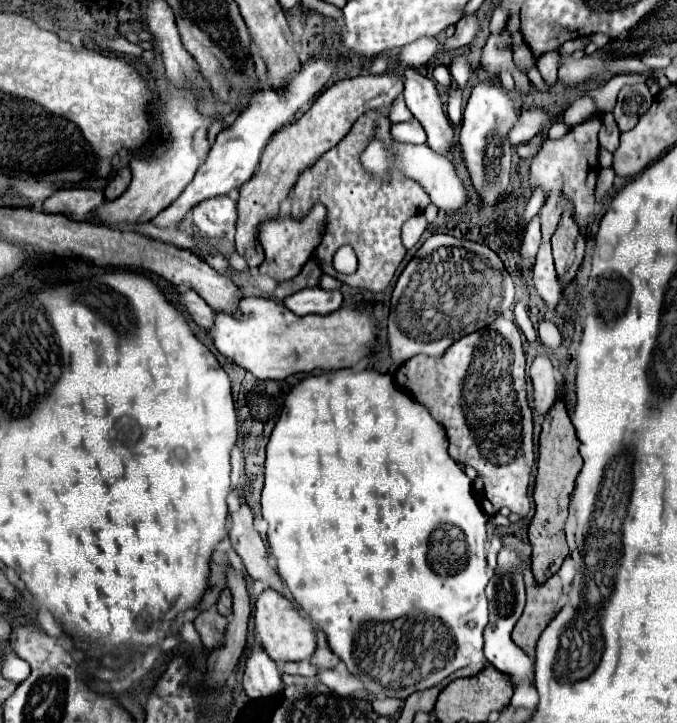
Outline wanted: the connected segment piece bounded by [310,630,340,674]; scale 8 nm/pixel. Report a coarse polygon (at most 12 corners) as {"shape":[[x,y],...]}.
{"shape":[[316,630],[318,646],[312,666],[318,670],[334,668],[340,658],[328,648],[322,630]]}

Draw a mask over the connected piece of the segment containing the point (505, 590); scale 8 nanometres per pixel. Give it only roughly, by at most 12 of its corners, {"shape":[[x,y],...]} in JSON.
{"shape":[[498,552],[486,588],[484,656],[512,684],[532,680],[532,660],[510,638],[524,610],[526,562]]}

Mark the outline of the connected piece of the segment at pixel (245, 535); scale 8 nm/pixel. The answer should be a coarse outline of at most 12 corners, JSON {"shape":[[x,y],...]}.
{"shape":[[252,512],[232,514],[230,540],[254,580],[286,596],[278,570],[266,546],[252,526]]}

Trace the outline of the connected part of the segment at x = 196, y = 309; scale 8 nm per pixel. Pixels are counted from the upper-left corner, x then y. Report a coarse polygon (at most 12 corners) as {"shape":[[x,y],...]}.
{"shape":[[182,290],[180,306],[202,328],[212,328],[214,310],[192,290]]}

